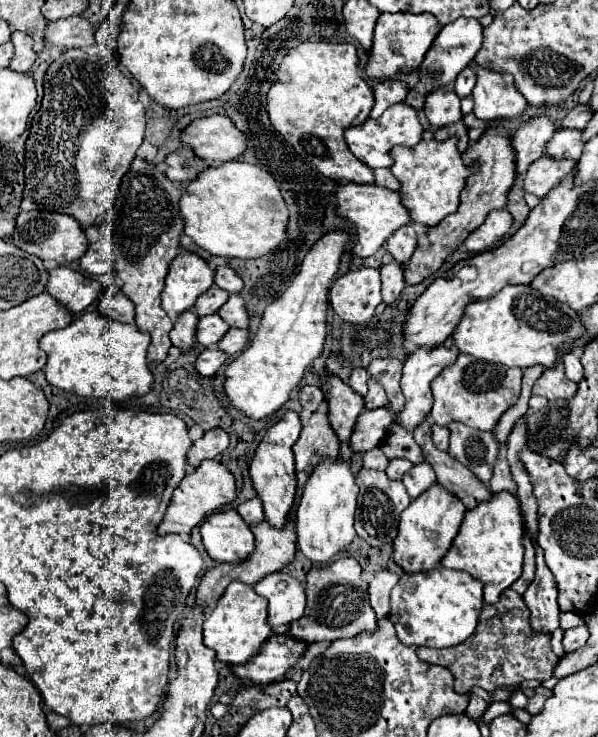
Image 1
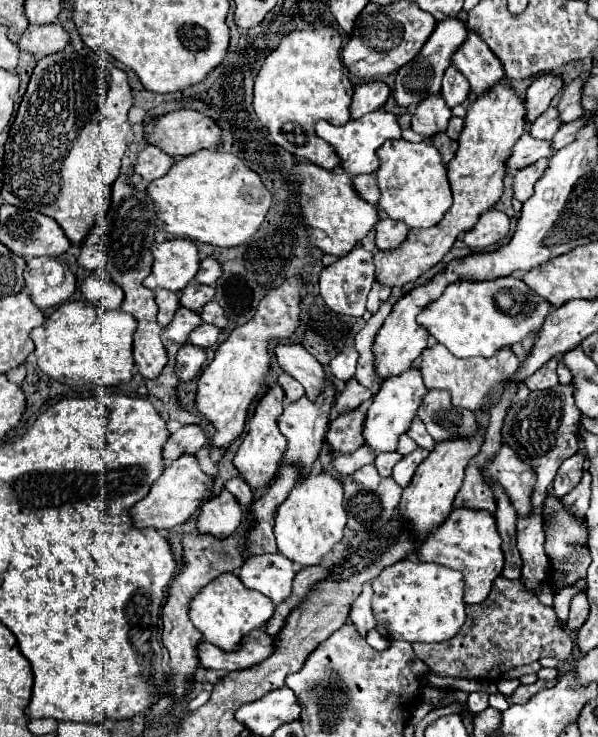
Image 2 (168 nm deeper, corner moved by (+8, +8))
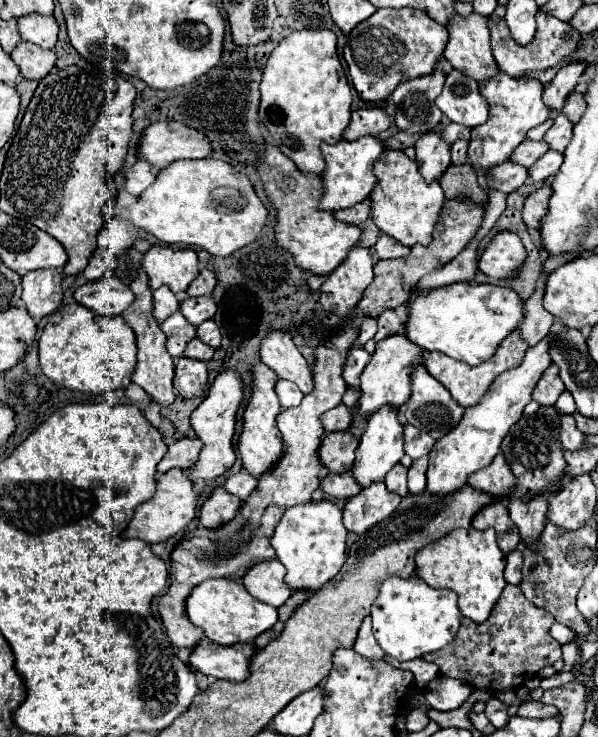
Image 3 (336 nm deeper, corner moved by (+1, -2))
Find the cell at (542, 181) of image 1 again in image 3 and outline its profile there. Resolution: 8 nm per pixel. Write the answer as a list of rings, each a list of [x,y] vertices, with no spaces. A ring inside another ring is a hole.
[[[543,184],[537,192],[525,198],[523,220],[529,228],[535,228],[535,230],[541,228],[541,216],[545,216],[545,212],[549,210],[549,196],[551,196],[551,188]]]

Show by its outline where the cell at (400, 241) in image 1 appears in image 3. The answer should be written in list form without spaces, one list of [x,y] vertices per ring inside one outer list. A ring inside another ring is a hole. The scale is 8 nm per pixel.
[[[383,234],[379,236],[379,240],[375,244],[375,250],[377,250],[379,258],[401,258],[409,252],[407,246],[399,244],[397,240],[391,240],[389,236],[383,236]]]

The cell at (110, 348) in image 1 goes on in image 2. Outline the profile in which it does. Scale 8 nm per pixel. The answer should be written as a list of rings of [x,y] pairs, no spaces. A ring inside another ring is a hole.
[[[86,278],[80,286],[84,298],[58,306],[40,328],[34,328],[30,338],[36,344],[38,366],[50,378],[68,386],[118,386],[132,380],[132,338],[136,332],[136,318],[120,308],[124,292],[112,280]],[[94,304],[94,306],[90,306]],[[106,308],[106,310],[102,310]]]

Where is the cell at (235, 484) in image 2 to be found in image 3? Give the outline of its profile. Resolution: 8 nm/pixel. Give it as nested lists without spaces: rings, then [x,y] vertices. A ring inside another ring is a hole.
[[[245,470],[233,474],[225,480],[225,490],[239,496],[241,500],[245,500],[249,496],[249,492],[255,490],[255,486],[257,486],[257,478]]]

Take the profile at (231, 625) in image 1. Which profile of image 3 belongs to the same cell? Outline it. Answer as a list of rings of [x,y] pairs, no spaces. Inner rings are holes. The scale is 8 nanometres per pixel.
[[[205,580],[193,588],[187,598],[187,616],[199,626],[205,636],[221,646],[237,642],[253,642],[259,634],[269,630],[277,622],[277,610],[265,602],[253,598],[241,582],[235,580]]]

